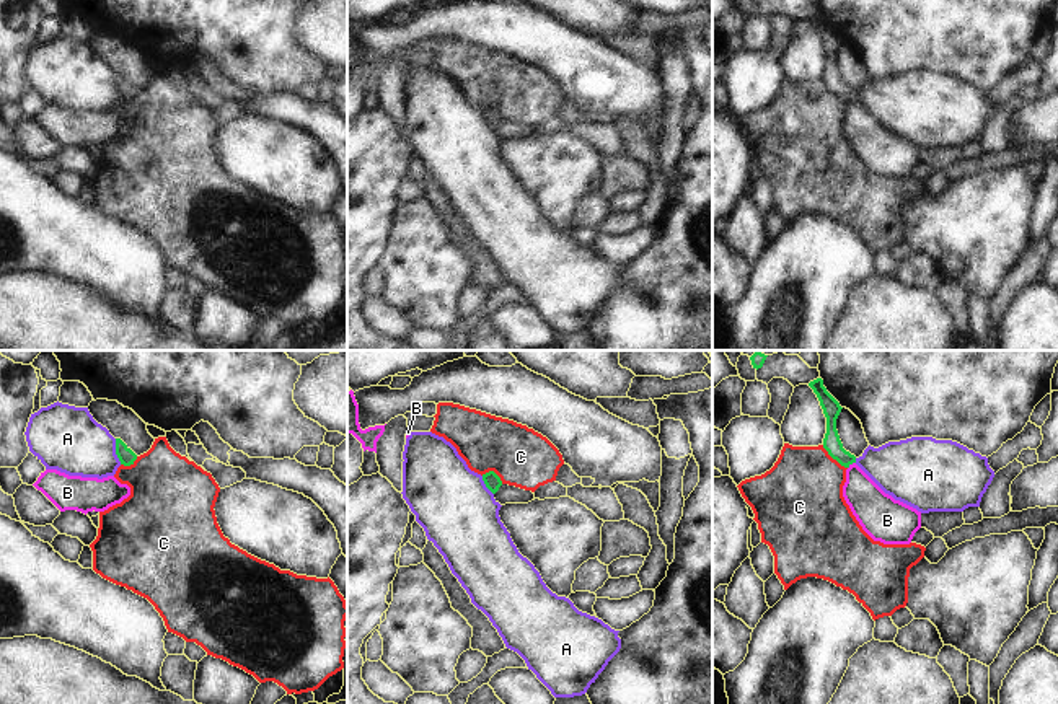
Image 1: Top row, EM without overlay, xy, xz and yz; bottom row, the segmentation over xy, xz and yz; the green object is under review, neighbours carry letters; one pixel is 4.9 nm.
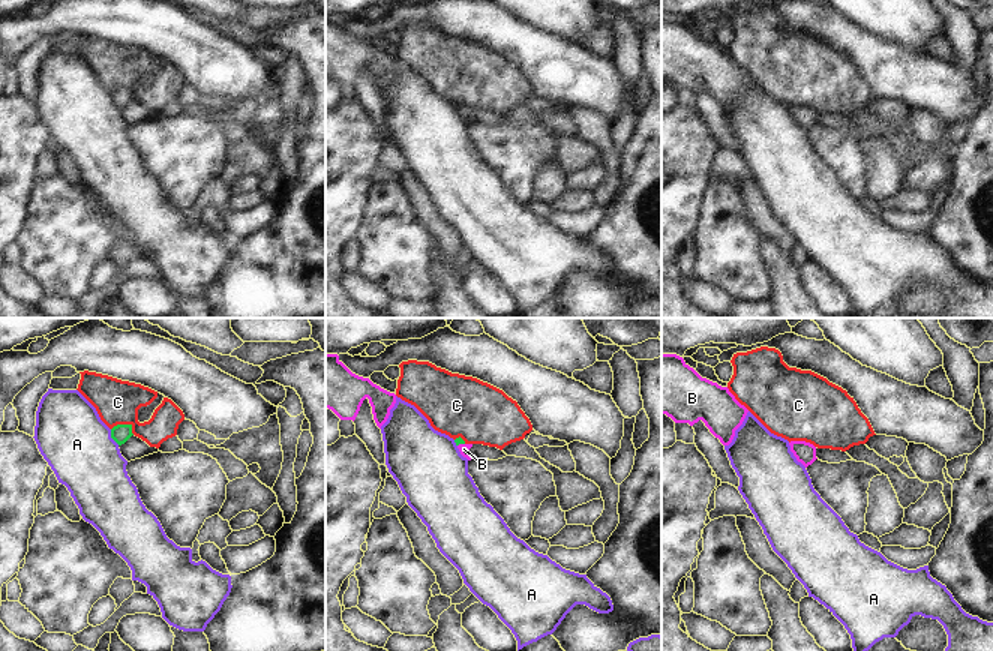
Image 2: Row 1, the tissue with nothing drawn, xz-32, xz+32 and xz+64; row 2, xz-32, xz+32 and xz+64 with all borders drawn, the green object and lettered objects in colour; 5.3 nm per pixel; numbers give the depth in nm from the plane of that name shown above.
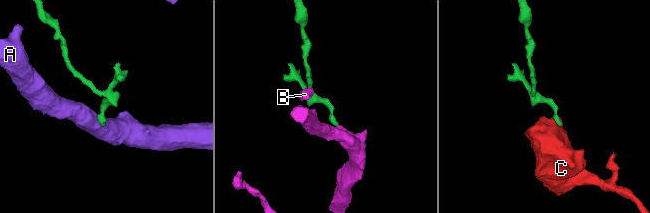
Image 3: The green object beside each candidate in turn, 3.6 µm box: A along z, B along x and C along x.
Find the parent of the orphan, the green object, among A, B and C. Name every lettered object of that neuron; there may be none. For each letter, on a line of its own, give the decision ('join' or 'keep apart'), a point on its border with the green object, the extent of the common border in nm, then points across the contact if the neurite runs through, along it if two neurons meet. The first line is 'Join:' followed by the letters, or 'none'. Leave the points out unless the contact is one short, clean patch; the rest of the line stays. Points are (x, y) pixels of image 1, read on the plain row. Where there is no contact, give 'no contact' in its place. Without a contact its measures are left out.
Join: B
A: keep apart; contact xy (116, 87); length 130 nm; border xy (114, 74), (114, 88), (121, 98)
B: join; contact yz (851, 98); length 50 nm; way yz (832, 79), (851, 98), (859, 126), (869, 139)
C: keep apart; contact yz (833, 93); length 170 nm; border yz (822, 80), (846, 103)

